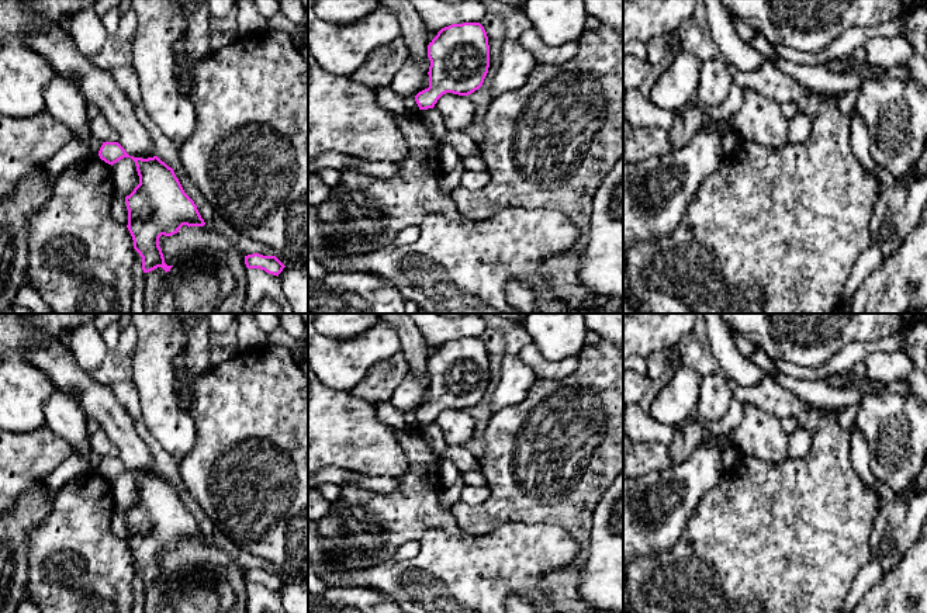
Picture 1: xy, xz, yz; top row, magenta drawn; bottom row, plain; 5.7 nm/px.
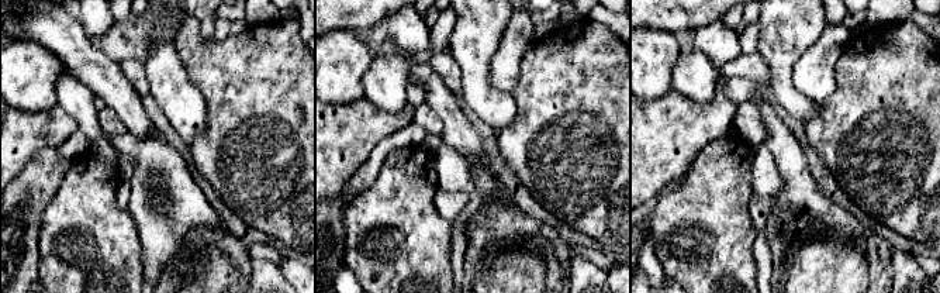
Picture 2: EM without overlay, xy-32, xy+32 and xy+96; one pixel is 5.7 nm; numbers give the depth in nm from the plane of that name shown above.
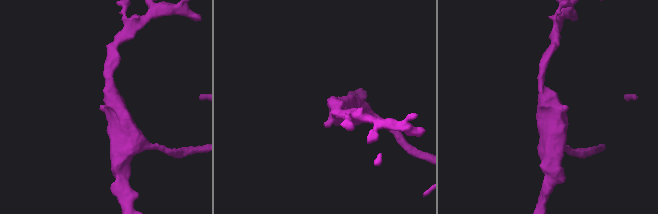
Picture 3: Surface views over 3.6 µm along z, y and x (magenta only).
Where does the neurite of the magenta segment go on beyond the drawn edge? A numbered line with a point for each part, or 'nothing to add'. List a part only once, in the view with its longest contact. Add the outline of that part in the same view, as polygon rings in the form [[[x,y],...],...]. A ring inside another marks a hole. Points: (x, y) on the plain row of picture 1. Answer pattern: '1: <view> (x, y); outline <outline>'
nothing to add

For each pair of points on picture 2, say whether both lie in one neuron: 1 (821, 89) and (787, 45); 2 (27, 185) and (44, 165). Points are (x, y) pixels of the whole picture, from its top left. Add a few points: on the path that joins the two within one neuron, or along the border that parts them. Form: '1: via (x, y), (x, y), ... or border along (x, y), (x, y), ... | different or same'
1: border along (819, 34), (794, 66), (792, 82), (799, 92) | different
2: via (31, 181), (42, 169) | same

